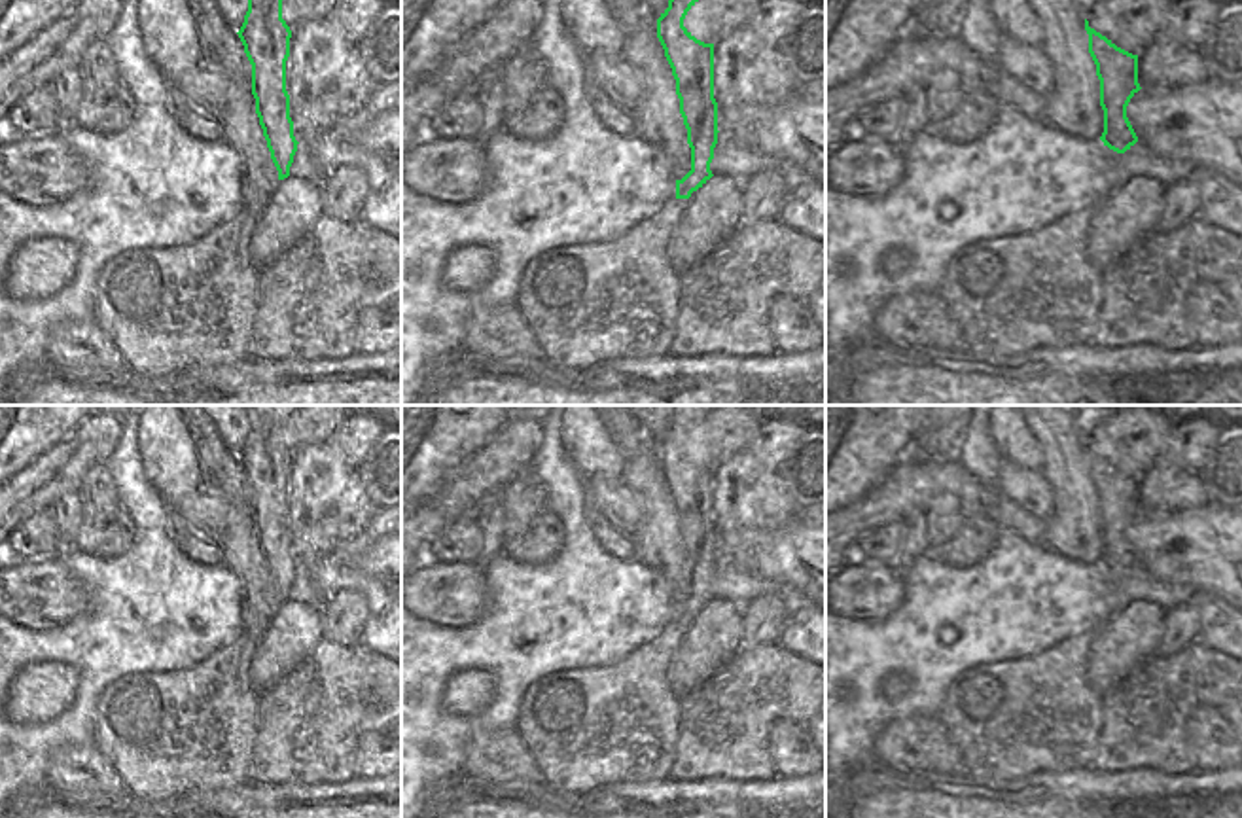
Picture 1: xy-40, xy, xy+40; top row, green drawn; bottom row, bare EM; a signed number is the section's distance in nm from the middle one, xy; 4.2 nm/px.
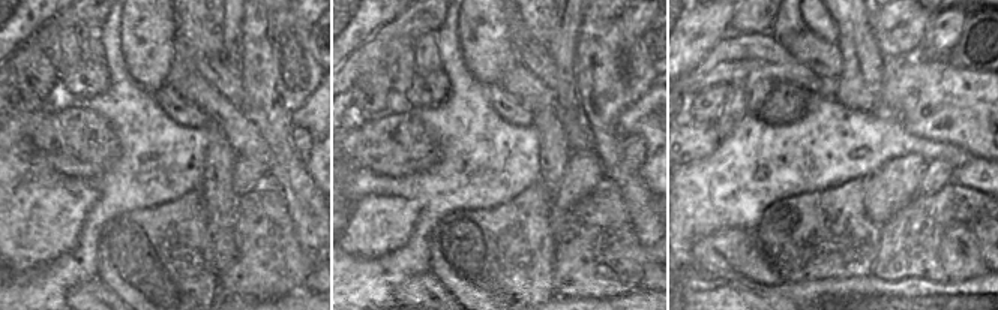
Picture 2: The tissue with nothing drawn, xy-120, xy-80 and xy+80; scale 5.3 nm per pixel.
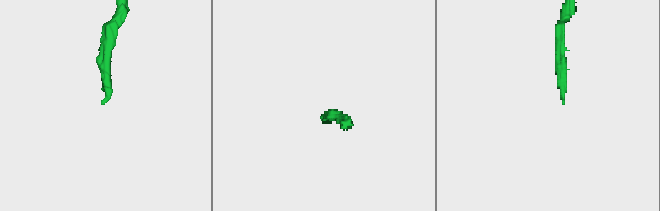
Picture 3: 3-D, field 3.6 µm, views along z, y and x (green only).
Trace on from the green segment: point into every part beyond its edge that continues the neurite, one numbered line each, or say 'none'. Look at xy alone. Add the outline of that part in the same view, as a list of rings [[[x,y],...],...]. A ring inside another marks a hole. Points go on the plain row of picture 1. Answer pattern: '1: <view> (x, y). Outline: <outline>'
1: xy (585, 728). Outline: [[[670,623],[663,634],[602,668],[568,668],[528,685],[517,712],[517,731],[536,761],[543,786],[560,793],[591,793],[617,782],[672,778],[680,735],[680,699],[665,678],[687,629]]]

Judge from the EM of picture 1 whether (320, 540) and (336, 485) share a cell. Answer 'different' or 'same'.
same

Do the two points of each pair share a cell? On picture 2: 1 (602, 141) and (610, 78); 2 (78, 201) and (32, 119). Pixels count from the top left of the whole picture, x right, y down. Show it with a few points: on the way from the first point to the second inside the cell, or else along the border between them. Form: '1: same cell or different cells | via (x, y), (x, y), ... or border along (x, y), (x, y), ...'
1: same cell | via (604, 126), (605, 93)
2: same cell | via (54, 189), (21, 156), (21, 143)

